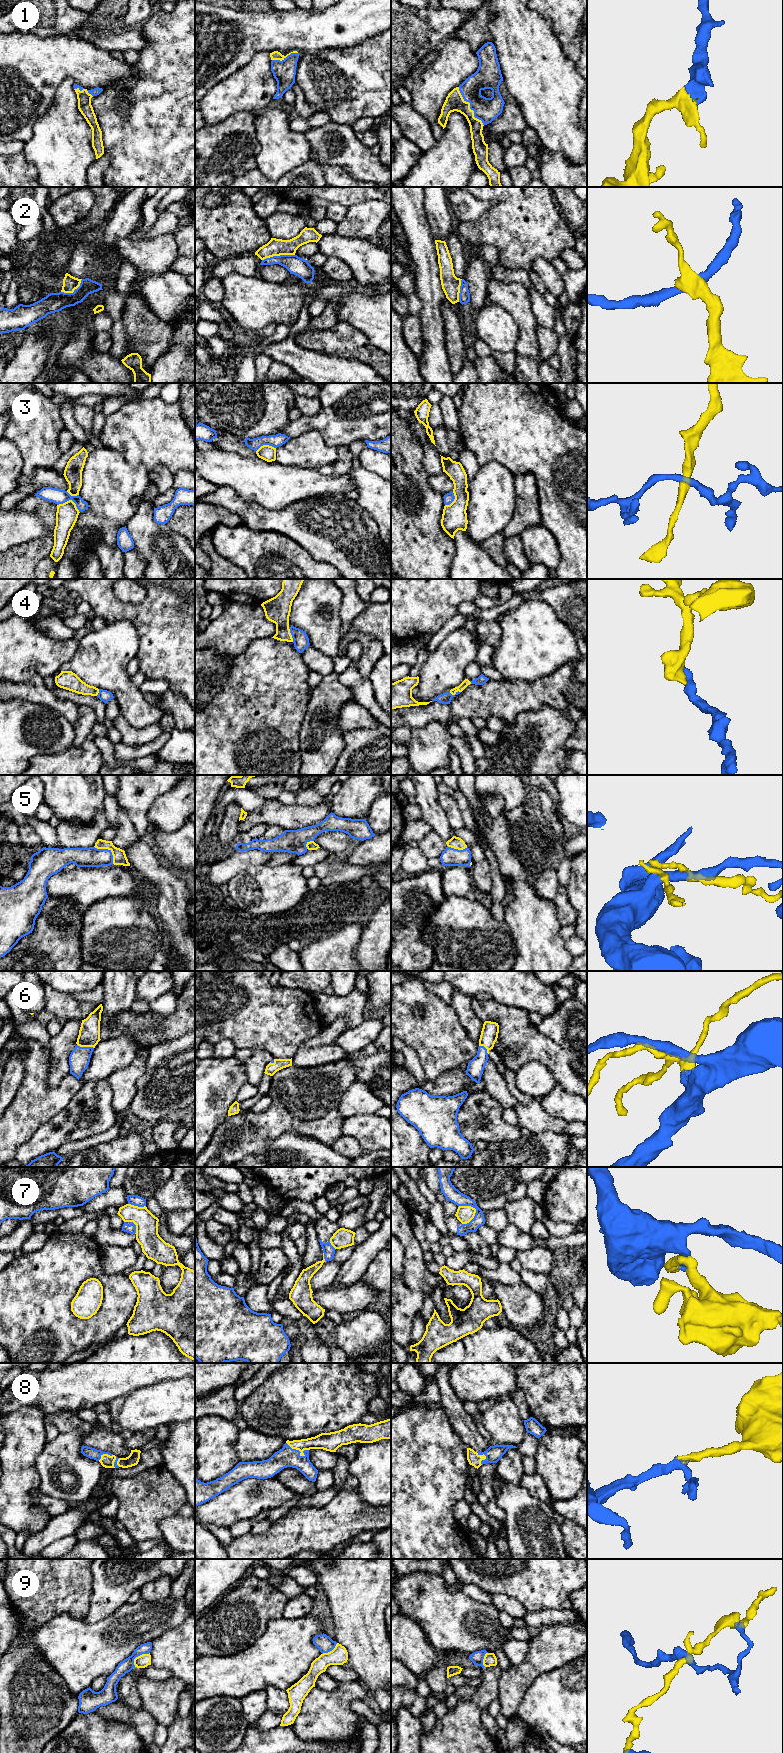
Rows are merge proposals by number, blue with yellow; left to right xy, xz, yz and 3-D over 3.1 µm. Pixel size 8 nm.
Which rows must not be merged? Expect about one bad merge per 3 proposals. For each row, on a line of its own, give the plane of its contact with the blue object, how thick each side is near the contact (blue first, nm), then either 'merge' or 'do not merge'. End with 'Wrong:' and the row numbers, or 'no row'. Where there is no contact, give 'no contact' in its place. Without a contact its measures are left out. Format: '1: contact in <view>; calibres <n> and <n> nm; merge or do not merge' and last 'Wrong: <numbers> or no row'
1: contact in yz; calibres 190 and 150 nm; merge
2: contact in xz; calibres 150 and 140 nm; do not merge
3: contact in xy; calibres 120 and 180 nm; do not merge
4: contact in xz; calibres 130 and 200 nm; merge
5: contact in xy; calibres 160 and 110 nm; do not merge
6: contact in xy; calibres 170 and 180 nm; merge
7: contact in yz; calibres 110 and 140 nm; do not merge
8: contact in xz; calibres 160 and 140 nm; merge
9: contact in xy; calibres 100 and 110 nm; do not merge
Wrong: 2, 3, 5, 7, 9

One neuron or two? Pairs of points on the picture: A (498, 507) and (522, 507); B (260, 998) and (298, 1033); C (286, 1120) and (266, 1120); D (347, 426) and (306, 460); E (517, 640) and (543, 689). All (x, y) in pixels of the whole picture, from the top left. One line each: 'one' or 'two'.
A: two
B: one
C: one
D: two
E: two

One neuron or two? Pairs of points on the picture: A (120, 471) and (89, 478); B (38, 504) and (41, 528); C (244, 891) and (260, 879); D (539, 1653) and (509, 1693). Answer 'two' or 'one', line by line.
A: one
B: two
C: one
D: one

